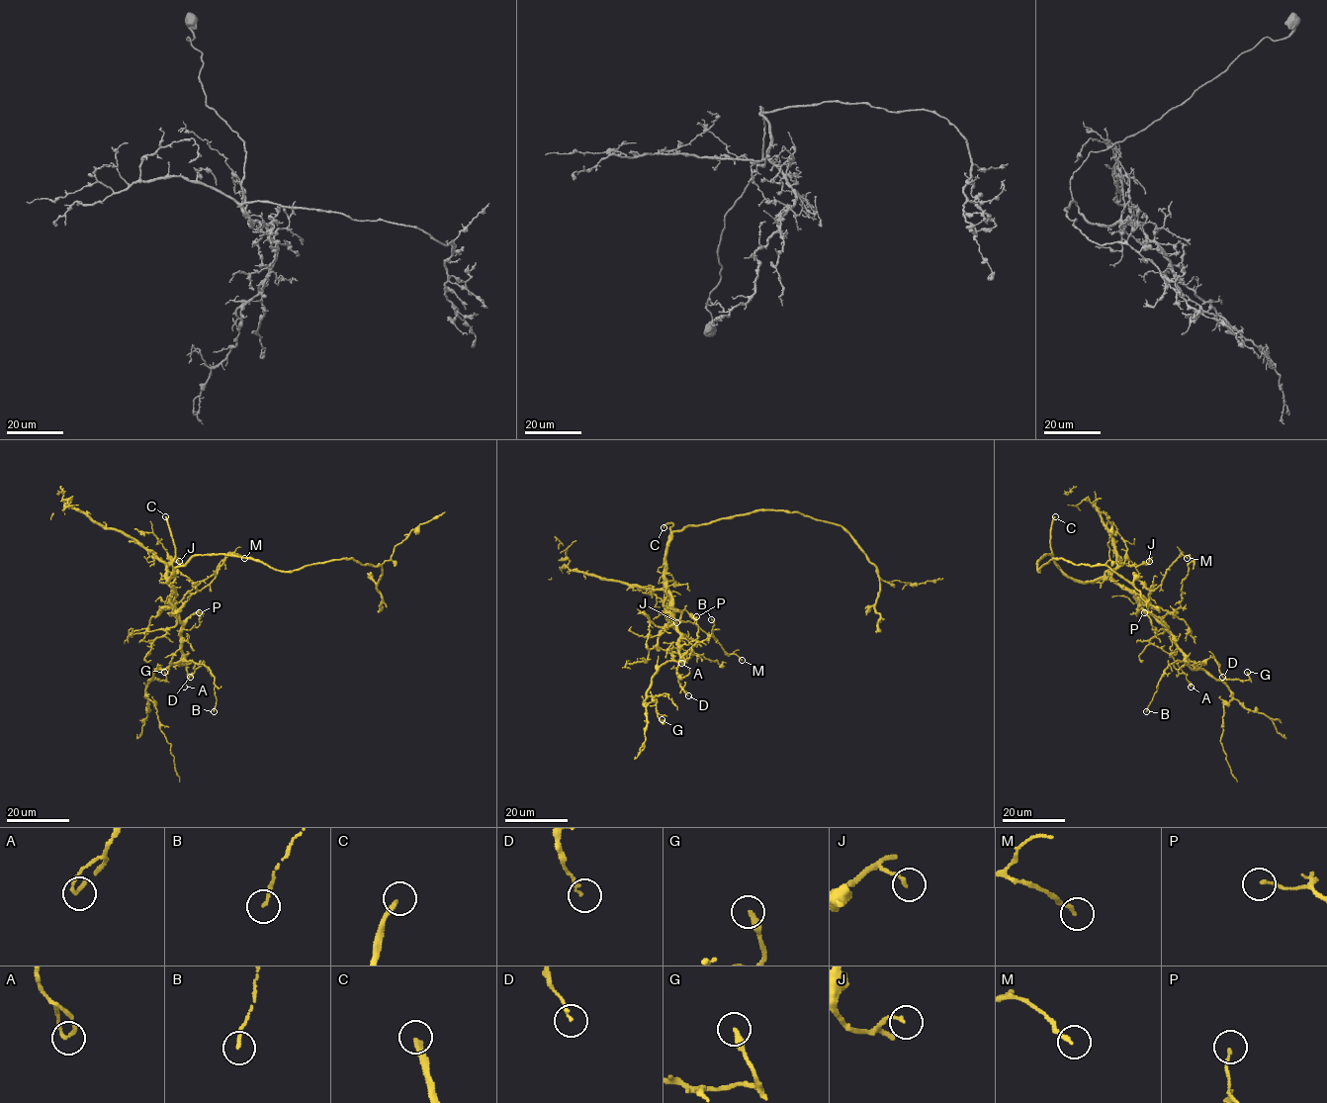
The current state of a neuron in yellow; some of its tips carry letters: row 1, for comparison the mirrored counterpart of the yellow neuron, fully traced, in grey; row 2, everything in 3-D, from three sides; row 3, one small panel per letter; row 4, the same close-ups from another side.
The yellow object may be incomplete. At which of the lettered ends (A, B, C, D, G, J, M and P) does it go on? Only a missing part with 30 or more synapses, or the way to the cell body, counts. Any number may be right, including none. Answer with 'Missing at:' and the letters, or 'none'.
Missing at: C

